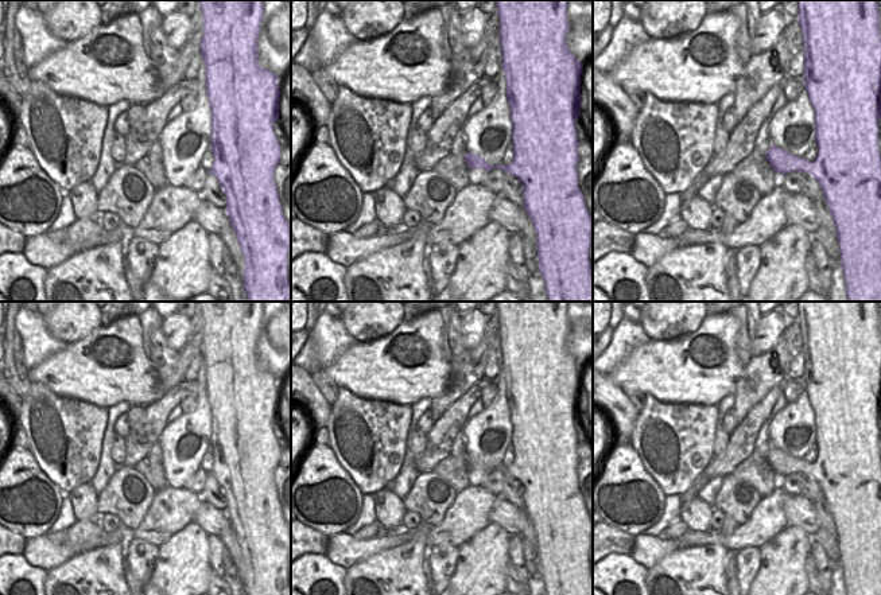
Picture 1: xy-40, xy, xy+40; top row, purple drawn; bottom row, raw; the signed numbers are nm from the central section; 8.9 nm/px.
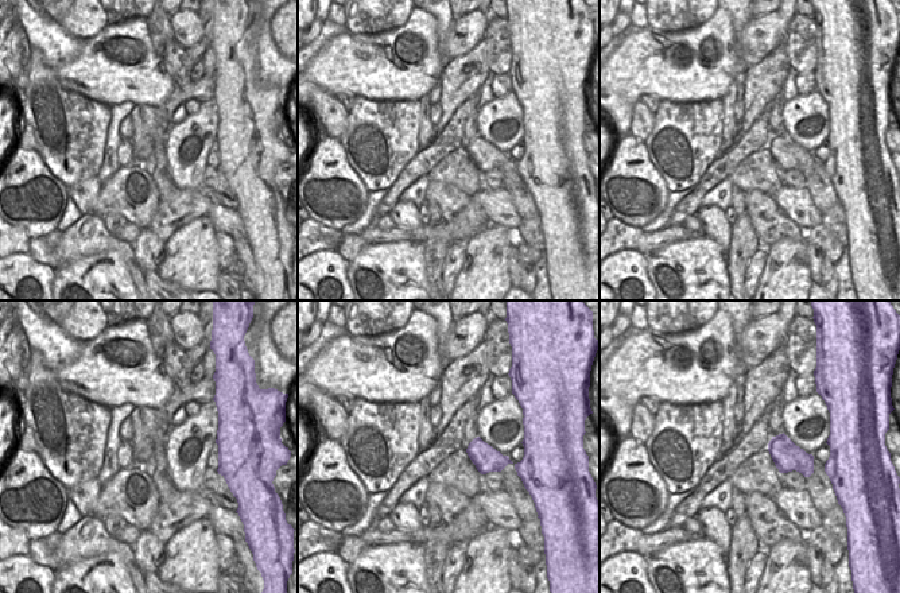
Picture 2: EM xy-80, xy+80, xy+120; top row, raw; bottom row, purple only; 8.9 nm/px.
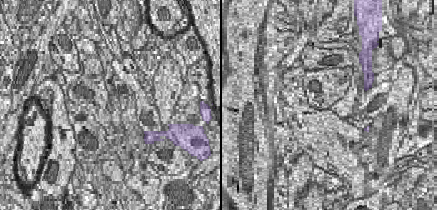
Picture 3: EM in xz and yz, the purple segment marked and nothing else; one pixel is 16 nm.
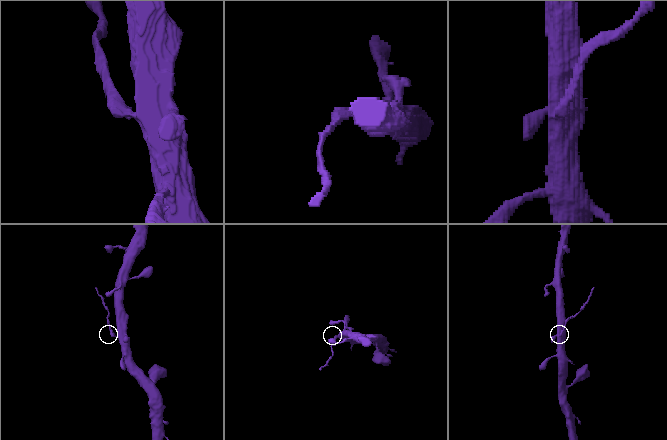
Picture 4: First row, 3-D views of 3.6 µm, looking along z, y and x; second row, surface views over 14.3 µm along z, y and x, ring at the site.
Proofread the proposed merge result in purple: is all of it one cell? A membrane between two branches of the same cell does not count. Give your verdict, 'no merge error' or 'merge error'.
merge error

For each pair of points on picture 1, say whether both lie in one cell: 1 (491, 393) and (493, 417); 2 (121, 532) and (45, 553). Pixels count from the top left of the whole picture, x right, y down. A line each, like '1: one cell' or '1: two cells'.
1: two cells
2: one cell

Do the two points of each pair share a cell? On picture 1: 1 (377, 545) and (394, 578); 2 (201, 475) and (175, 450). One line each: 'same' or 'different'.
1: different
2: different

